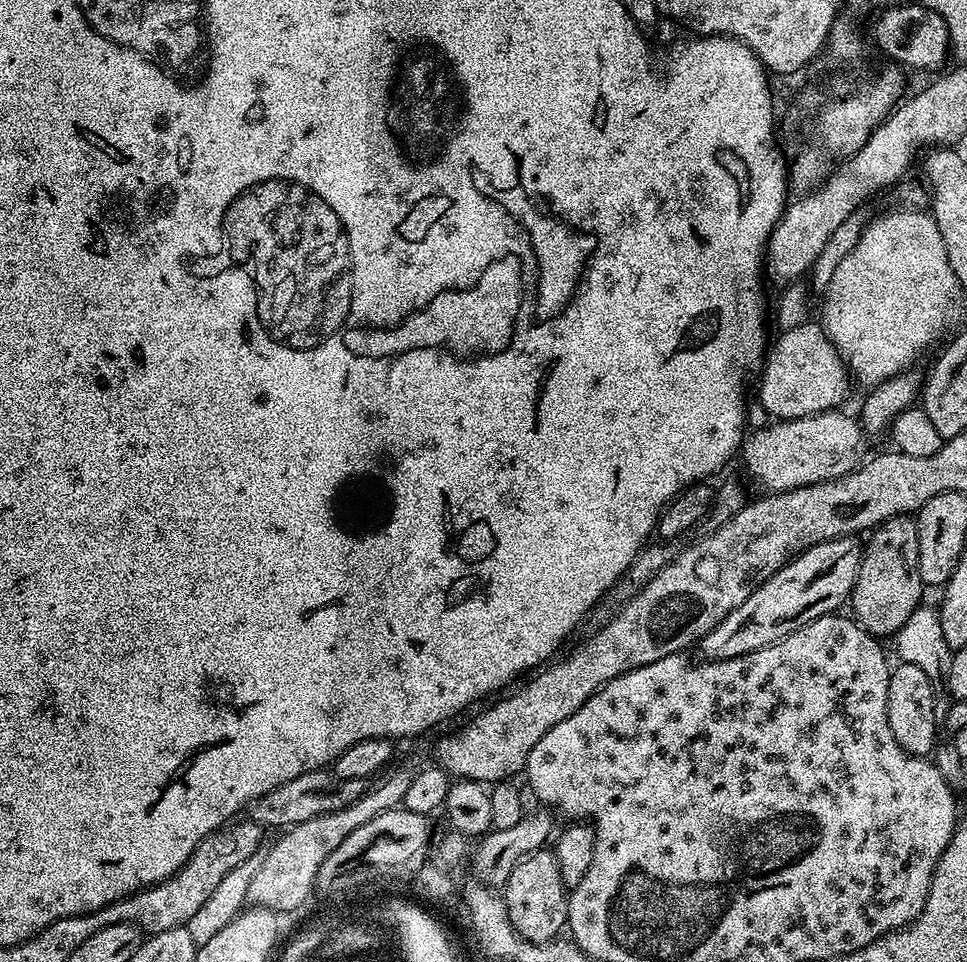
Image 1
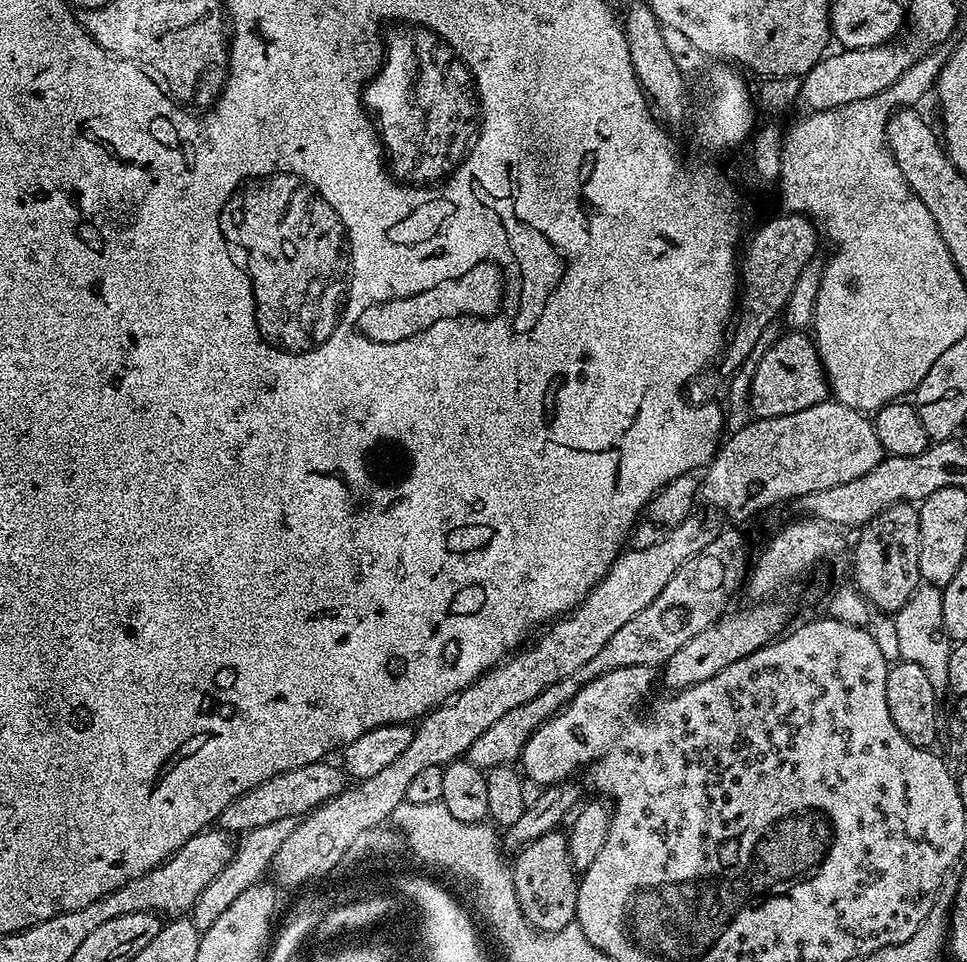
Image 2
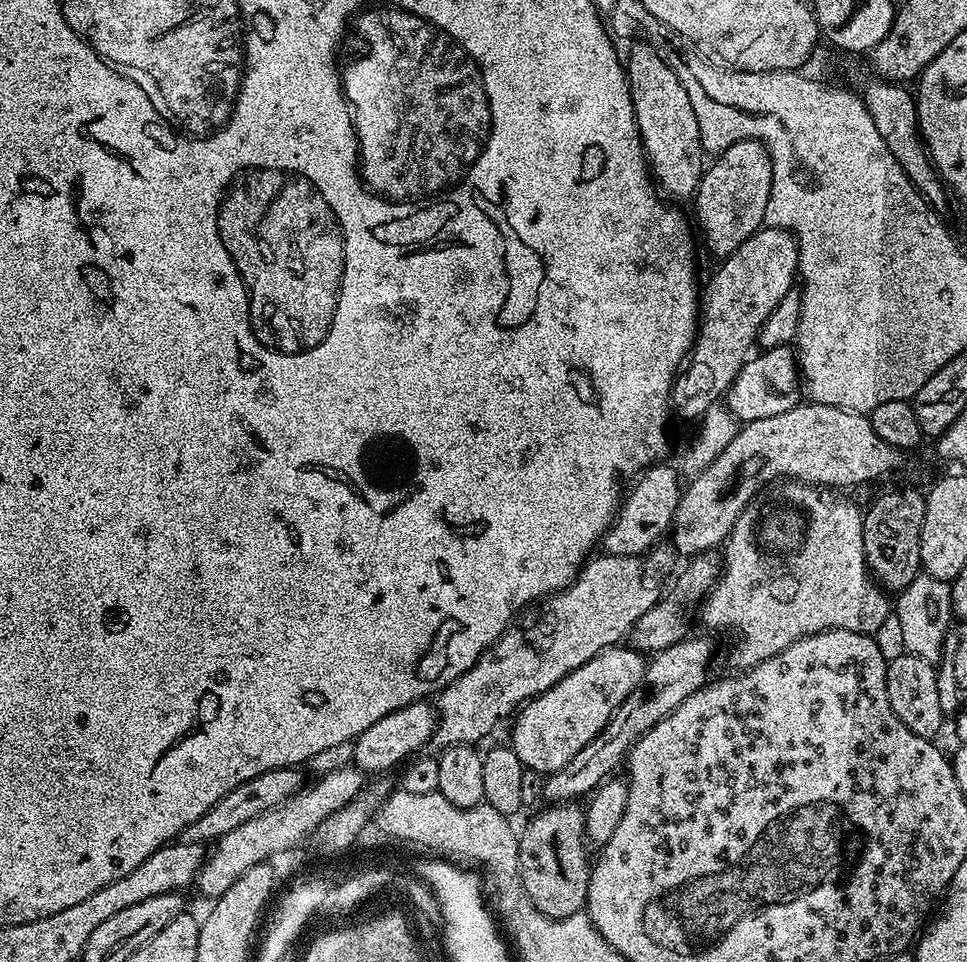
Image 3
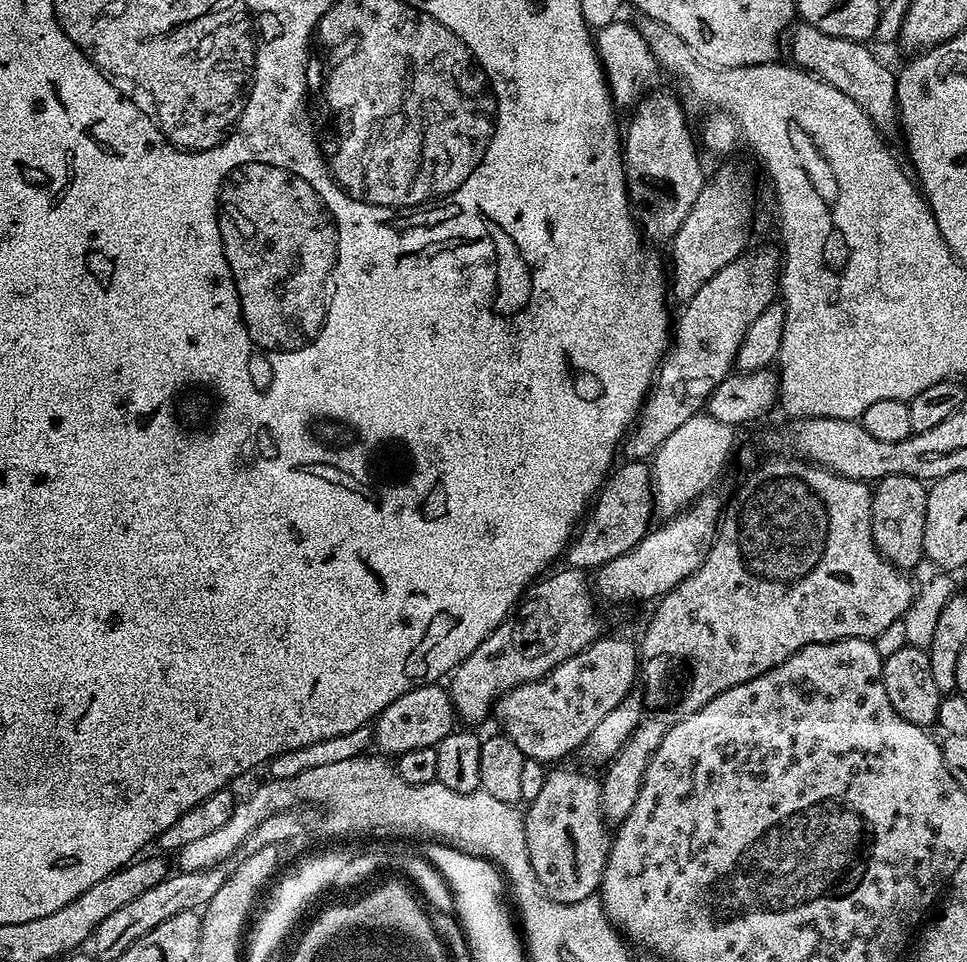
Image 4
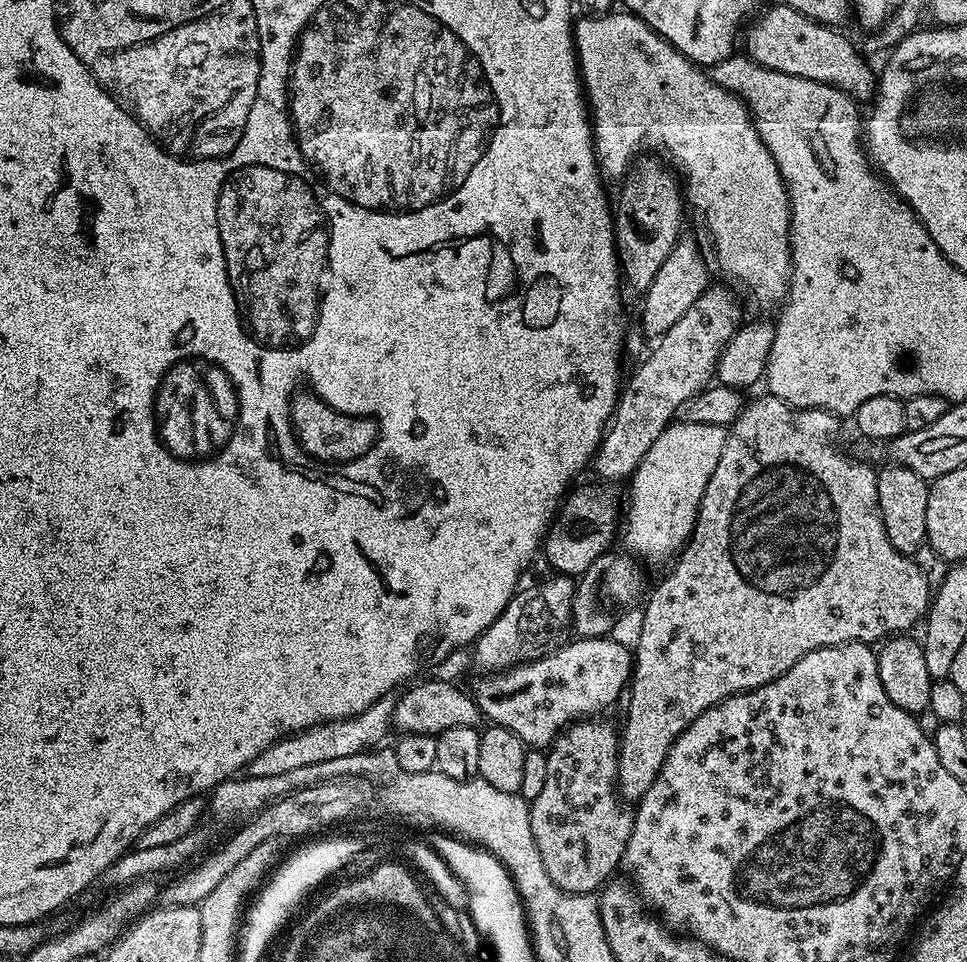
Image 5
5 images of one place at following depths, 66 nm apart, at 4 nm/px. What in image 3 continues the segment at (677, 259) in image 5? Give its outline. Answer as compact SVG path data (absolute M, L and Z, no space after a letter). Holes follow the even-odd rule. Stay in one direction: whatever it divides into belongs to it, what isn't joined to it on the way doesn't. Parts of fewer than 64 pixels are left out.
M742 139L731 141L725 148L727 148L724 152L723 150L715 157L717 158L716 162L712 165L712 163L703 171L703 176L698 184L698 187L695 191L693 202L696 208L696 221L698 232L704 235L704 244L709 248L710 251L716 255L716 258L723 258L725 256L729 256L730 254L734 254L734 250L738 250L738 246L742 246L742 242L746 242L746 238L750 238L754 235L755 232L758 231L759 228L765 225L765 214L766 214L766 205L768 201L772 200L772 188L773 188L773 160L769 154L769 150L766 144L762 143L758 139Z

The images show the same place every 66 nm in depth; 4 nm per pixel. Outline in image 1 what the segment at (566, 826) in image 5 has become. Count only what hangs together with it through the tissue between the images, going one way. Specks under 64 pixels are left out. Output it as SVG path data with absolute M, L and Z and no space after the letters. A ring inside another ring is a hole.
M541 850L518 862L518 866L514 866L510 878L502 886L502 895L512 928L520 939L532 944L546 944L565 931L570 892L562 882L555 851Z

